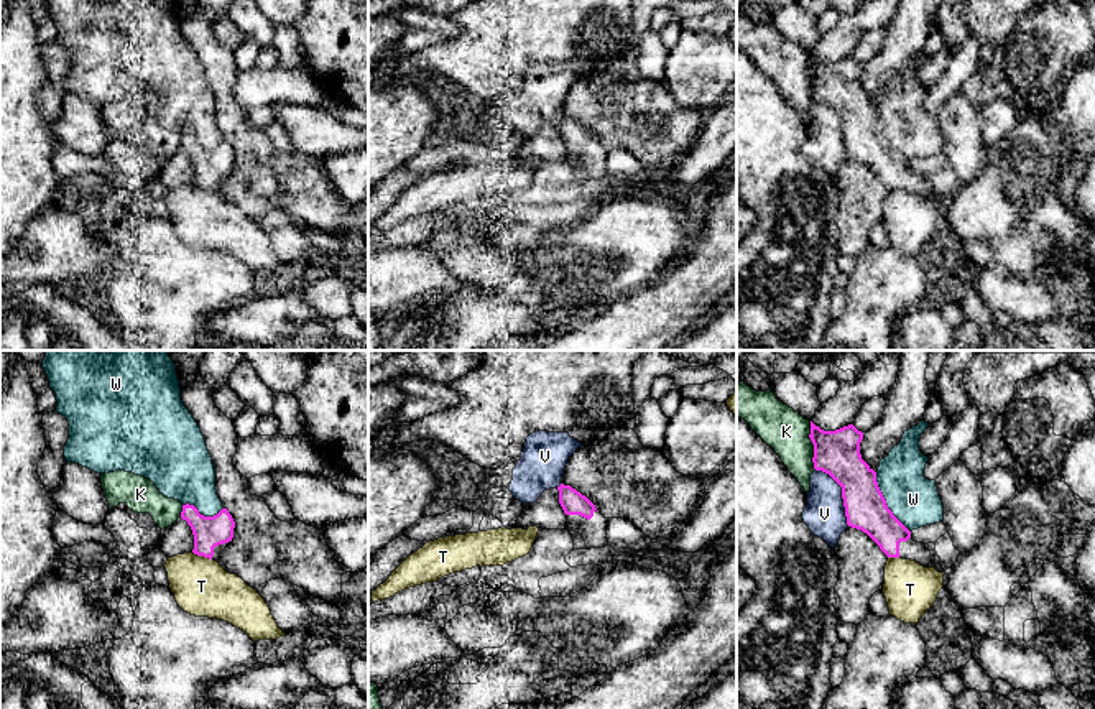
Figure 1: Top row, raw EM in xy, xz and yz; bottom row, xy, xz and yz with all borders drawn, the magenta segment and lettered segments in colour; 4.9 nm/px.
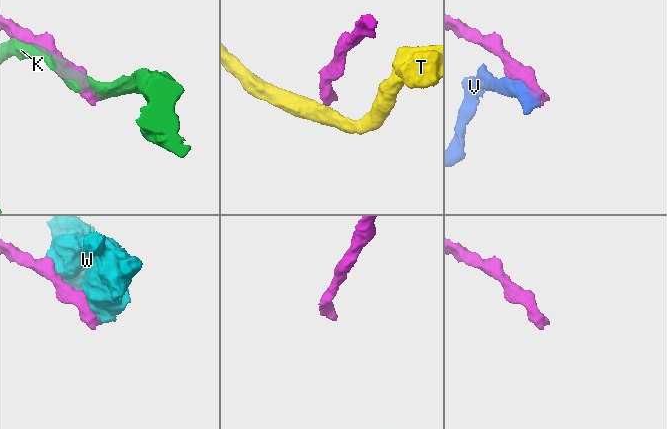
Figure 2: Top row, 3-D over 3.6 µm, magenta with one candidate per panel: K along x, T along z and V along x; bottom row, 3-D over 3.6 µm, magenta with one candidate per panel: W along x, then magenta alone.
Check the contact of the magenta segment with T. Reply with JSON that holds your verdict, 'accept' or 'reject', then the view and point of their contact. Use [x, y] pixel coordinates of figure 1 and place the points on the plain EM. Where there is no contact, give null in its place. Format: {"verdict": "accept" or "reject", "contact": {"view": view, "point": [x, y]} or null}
{"verdict": "reject", "contact": {"view": "xy", "point": [203, 186]}}

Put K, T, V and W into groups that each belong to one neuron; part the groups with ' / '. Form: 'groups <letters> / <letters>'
groups K / T / V / W

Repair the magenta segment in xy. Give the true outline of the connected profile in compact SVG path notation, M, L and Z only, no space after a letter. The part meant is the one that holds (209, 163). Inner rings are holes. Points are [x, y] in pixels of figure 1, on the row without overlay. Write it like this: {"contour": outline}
{"contour": "M182 137L181 150L187 153L194 166L194 181L197 188L217 192L220 184L233 169L235 153L227 140L214 148L204 148L194 137Z"}

